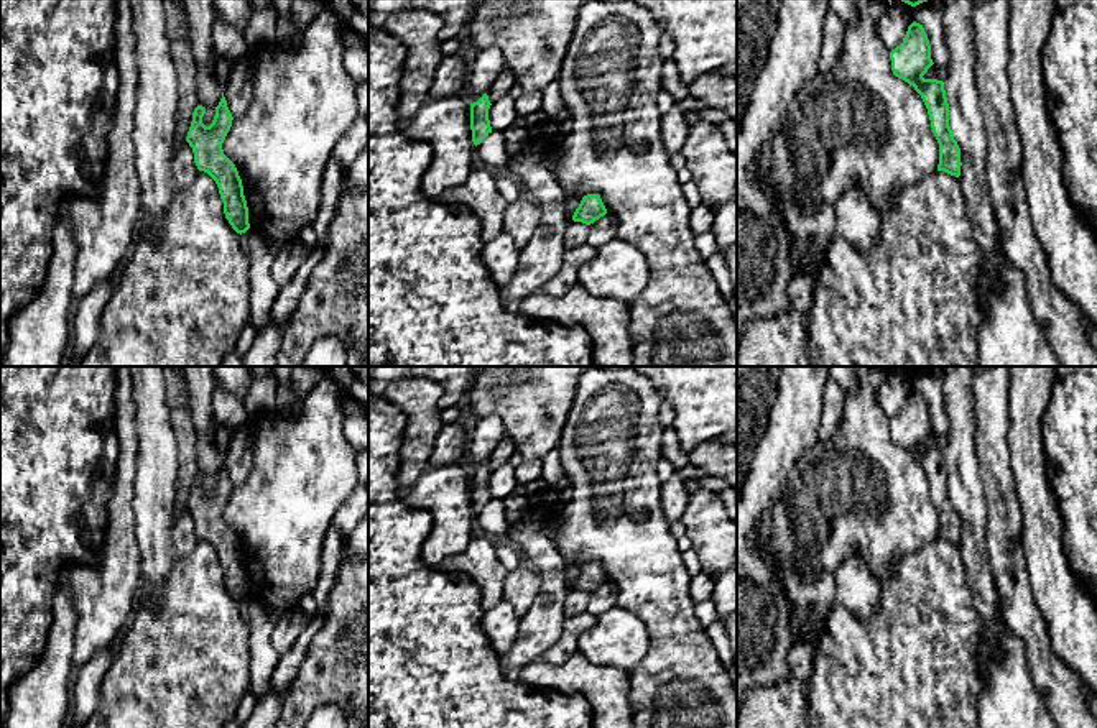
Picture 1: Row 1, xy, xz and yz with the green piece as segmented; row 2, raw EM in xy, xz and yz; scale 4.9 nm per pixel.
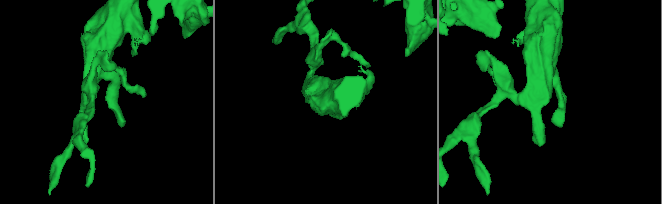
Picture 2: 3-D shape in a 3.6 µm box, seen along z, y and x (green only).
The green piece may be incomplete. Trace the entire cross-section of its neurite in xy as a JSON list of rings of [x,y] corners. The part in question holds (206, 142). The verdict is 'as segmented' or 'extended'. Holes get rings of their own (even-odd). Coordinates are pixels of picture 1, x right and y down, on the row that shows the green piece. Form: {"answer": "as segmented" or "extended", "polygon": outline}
{"answer": "as segmented", "polygon": [[[224,92],[209,127],[202,123],[204,113],[206,108],[202,105],[194,108],[186,141],[192,148],[197,169],[207,173],[215,181],[224,202],[225,219],[242,235],[250,228],[248,207],[238,171],[222,150],[234,120]]]}

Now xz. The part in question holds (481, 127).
{"answer": "as segmented", "polygon": [[[484,94],[477,102],[470,104],[470,130],[475,146],[480,145],[492,133],[488,120],[490,105],[492,104],[487,94]]]}

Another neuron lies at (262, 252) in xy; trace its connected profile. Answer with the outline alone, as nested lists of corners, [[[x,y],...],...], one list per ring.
[[[253,228],[242,233],[242,245],[250,260],[250,317],[258,334],[270,320],[270,311],[280,289],[271,278],[271,265],[280,245]]]

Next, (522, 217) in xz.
[[[523,194],[518,200],[508,204],[503,215],[503,232],[508,233],[521,250],[531,238],[539,220],[541,210],[538,204]]]

